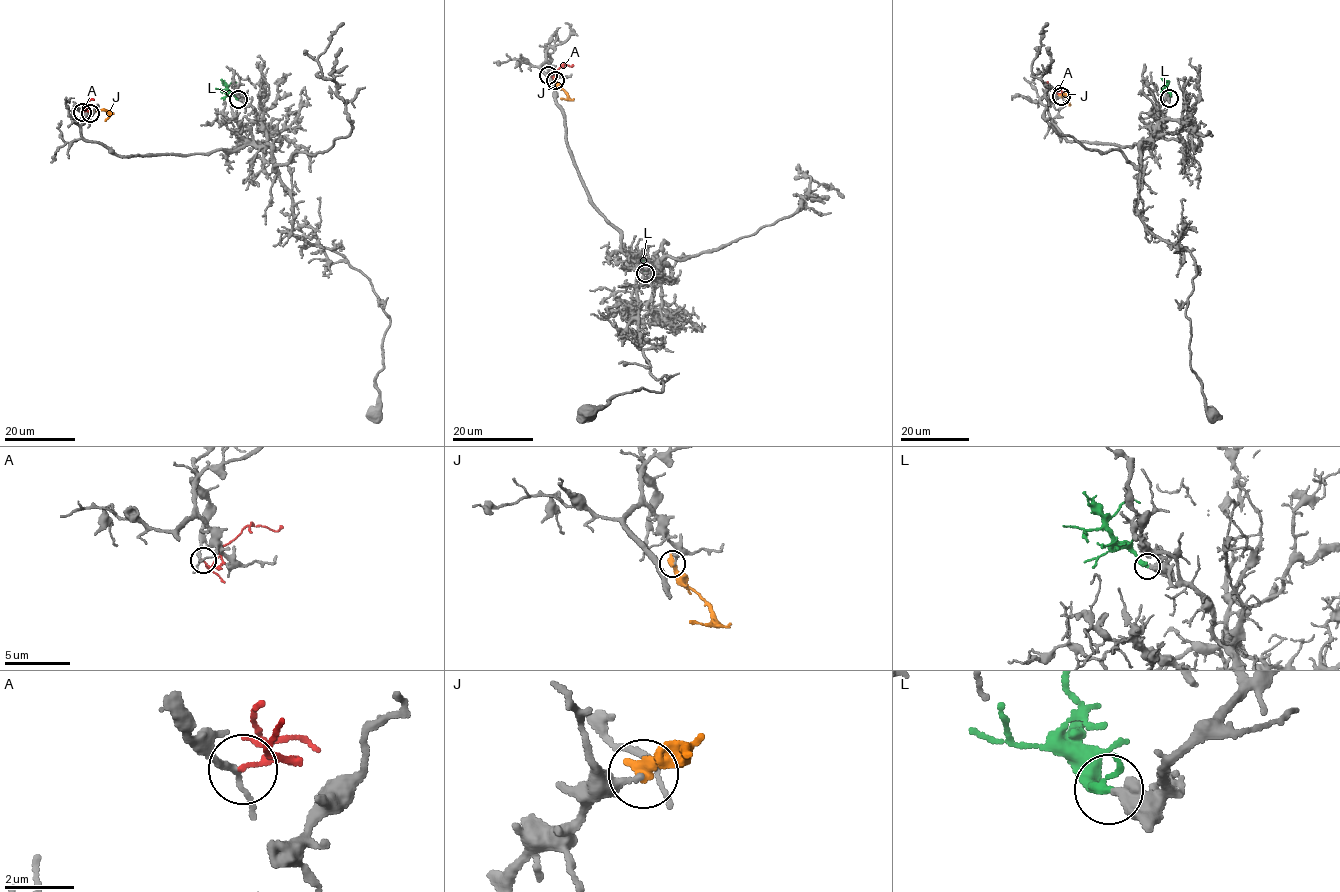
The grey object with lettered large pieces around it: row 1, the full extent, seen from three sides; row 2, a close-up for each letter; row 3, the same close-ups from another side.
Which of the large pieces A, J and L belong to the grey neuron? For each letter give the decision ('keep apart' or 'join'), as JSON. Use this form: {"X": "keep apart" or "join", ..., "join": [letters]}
{"A": "keep apart", "J": "keep apart", "L": "join", "join": ["L"]}

